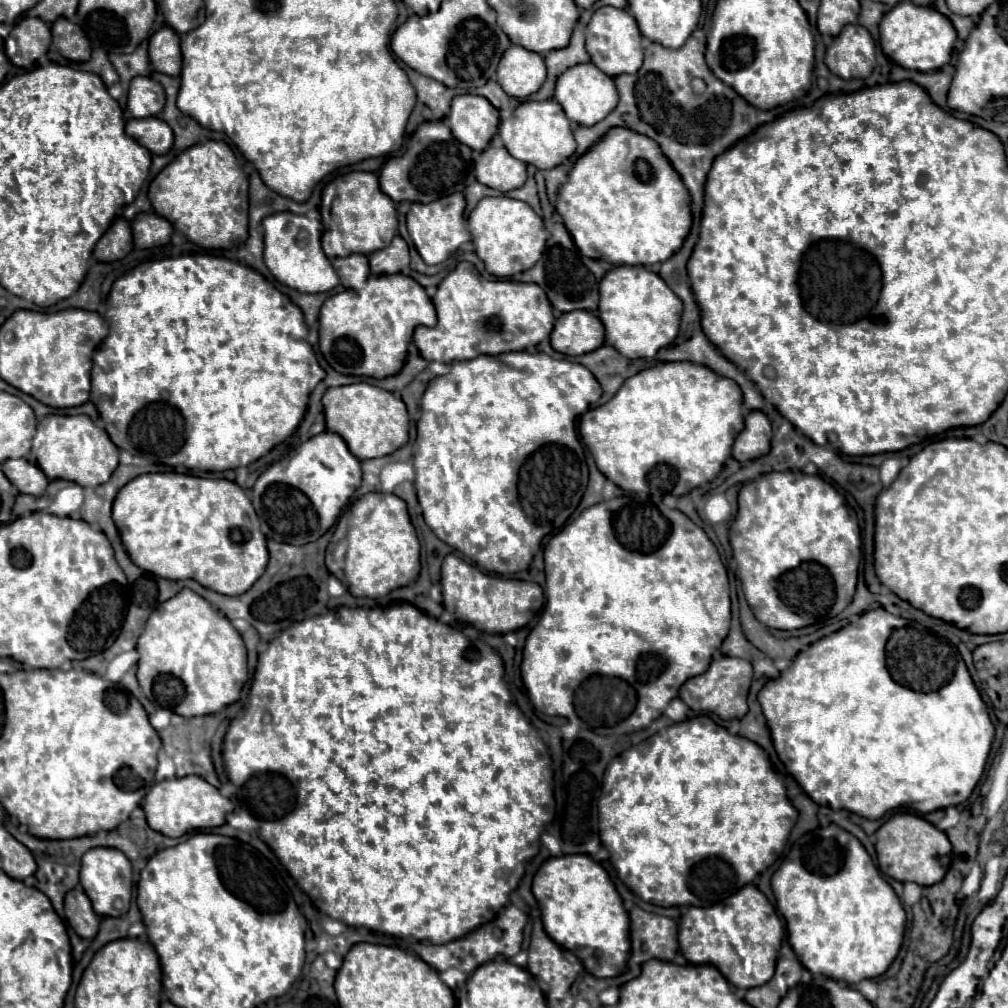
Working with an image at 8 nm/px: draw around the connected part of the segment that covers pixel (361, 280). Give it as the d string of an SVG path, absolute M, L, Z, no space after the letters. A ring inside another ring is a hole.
M350 254L346 258L334 258L332 266L344 288L360 292L368 280L368 258L364 254Z

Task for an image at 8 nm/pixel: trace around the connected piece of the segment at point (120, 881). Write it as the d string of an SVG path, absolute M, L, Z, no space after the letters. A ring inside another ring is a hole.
M92 848L82 856L82 870L80 870L80 884L90 898L96 914L100 916L122 916L128 910L130 896L132 896L132 866L128 858L116 848ZM122 900L124 908L116 910L114 902Z

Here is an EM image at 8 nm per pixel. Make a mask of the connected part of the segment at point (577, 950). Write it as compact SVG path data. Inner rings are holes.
M586 854L548 858L536 872L532 894L538 900L544 930L564 950L576 954L596 978L612 978L624 972L630 956L628 914L608 872Z

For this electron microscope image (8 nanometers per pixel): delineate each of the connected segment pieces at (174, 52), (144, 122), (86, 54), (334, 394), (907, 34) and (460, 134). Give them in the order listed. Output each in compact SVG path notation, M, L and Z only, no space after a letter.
M164 26L150 36L150 64L156 72L178 76L182 68L182 52L180 52L180 36L170 28Z
M130 118L126 122L126 134L152 154L166 154L174 142L172 128L162 118Z
M66 18L52 22L52 44L64 58L72 62L90 60L90 42L84 38L84 30Z
M356 382L348 386L328 388L322 398L322 404L328 432L340 434L358 460L392 454L408 442L406 404L388 390L366 382Z
M898 2L880 22L880 46L884 54L902 68L918 72L934 72L948 64L956 40L952 22L936 8L916 6L912 2Z
M454 96L446 124L452 134L456 134L456 140L464 142L472 150L484 150L496 134L498 110L484 96Z

